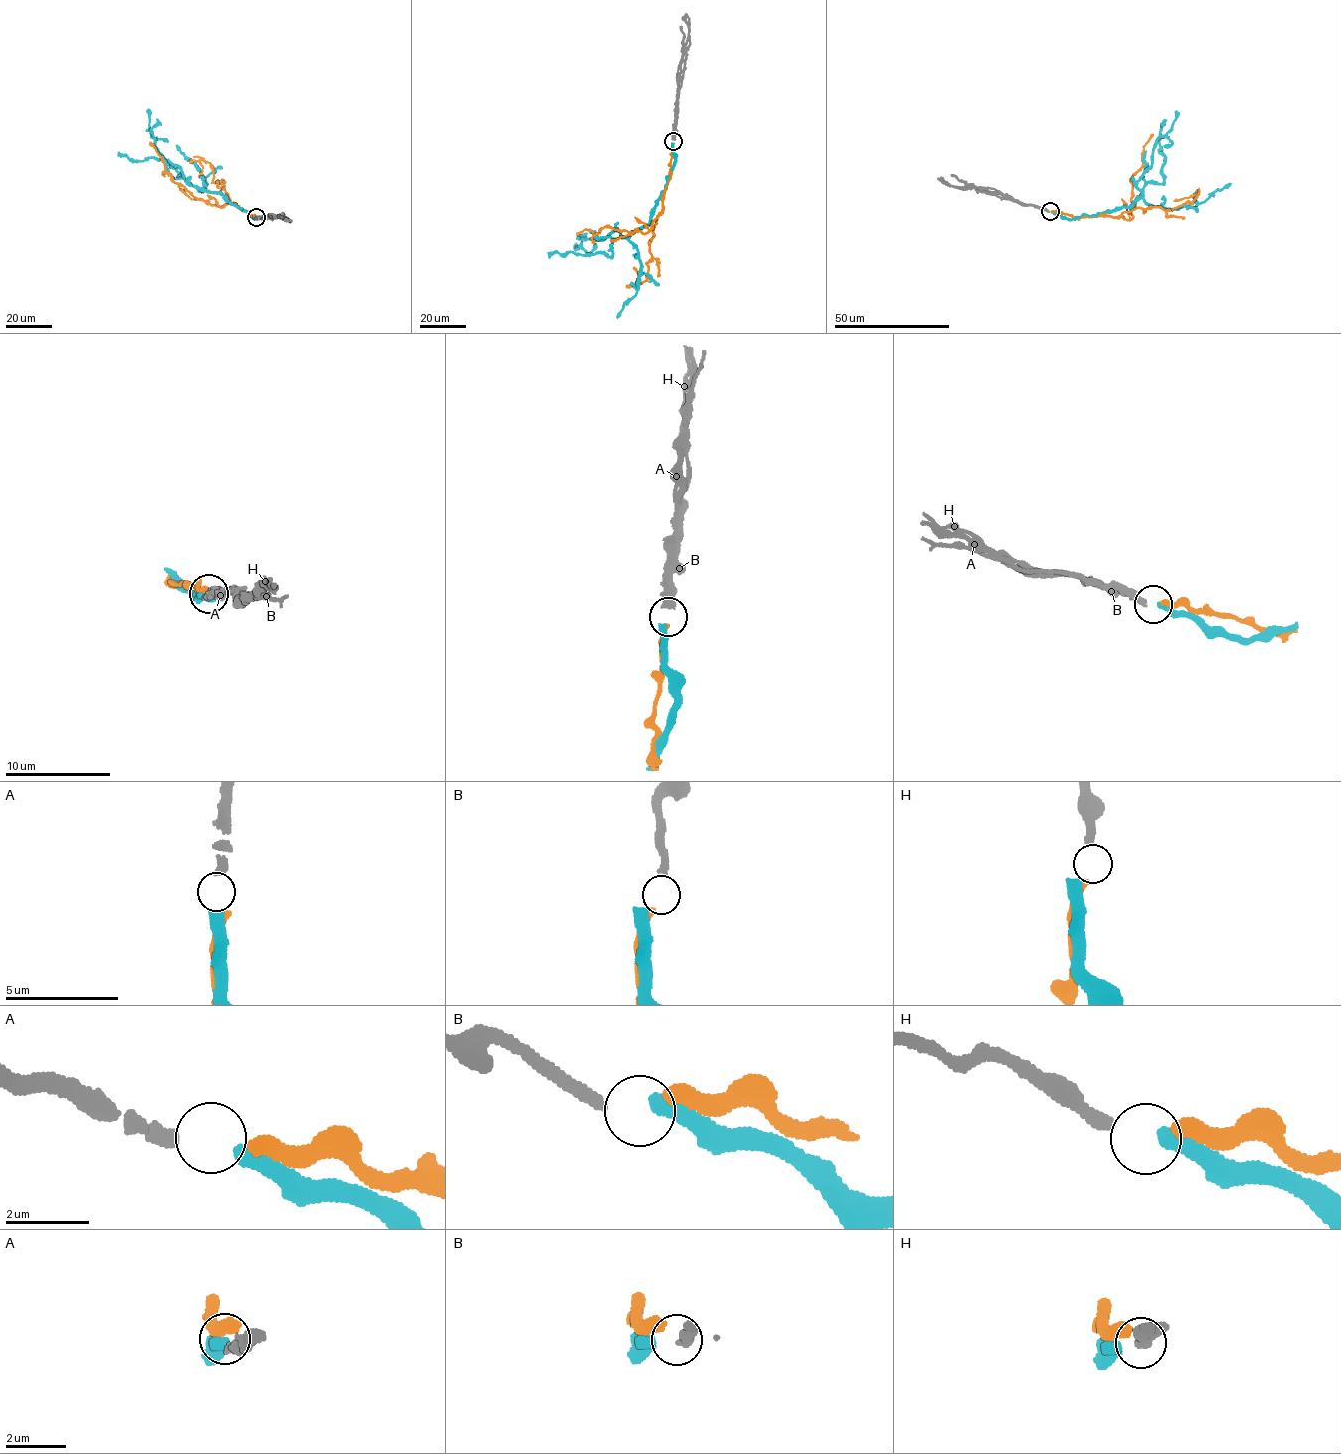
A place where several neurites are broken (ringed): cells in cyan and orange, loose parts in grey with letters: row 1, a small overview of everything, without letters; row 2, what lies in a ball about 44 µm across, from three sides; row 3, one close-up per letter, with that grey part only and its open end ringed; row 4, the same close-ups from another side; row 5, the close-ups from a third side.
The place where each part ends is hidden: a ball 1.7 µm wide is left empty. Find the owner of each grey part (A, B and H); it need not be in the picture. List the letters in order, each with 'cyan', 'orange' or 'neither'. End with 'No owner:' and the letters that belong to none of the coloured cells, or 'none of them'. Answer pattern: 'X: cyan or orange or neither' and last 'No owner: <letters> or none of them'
A: cyan
B: neither
H: orange
No owner: B

